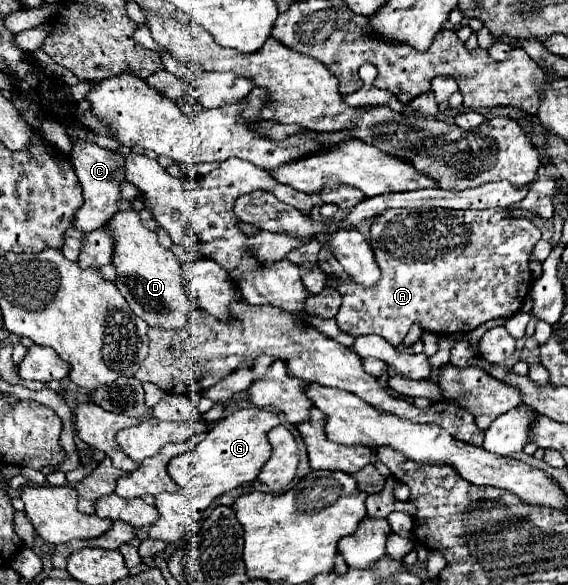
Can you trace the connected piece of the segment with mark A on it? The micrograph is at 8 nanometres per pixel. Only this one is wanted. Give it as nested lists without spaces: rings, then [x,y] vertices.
[[[437,207],[437,209],[387,209],[387,211],[383,211],[381,215],[377,215],[373,219],[371,239],[369,239],[375,261],[377,261],[377,265],[381,269],[379,281],[373,287],[363,287],[363,285],[355,285],[353,281],[341,281],[337,275],[327,275],[325,285],[335,287],[341,293],[341,299],[343,299],[339,313],[335,315],[337,325],[339,325],[341,331],[345,331],[345,333],[349,333],[353,337],[373,333],[373,335],[383,337],[387,343],[399,347],[413,323],[419,323],[421,329],[431,331],[435,335],[445,335],[445,333],[447,335],[459,335],[459,333],[473,331],[475,327],[483,325],[489,319],[511,317],[513,313],[517,313],[517,309],[521,307],[523,299],[527,297],[527,293],[529,293],[529,289],[533,285],[533,275],[531,275],[531,269],[529,269],[529,255],[531,255],[531,251],[533,251],[533,247],[537,245],[539,239],[541,239],[541,229],[533,221],[523,219],[523,217],[519,217],[519,219],[507,217],[505,209],[485,209],[485,211],[455,211],[455,209],[441,209],[441,207]]]

